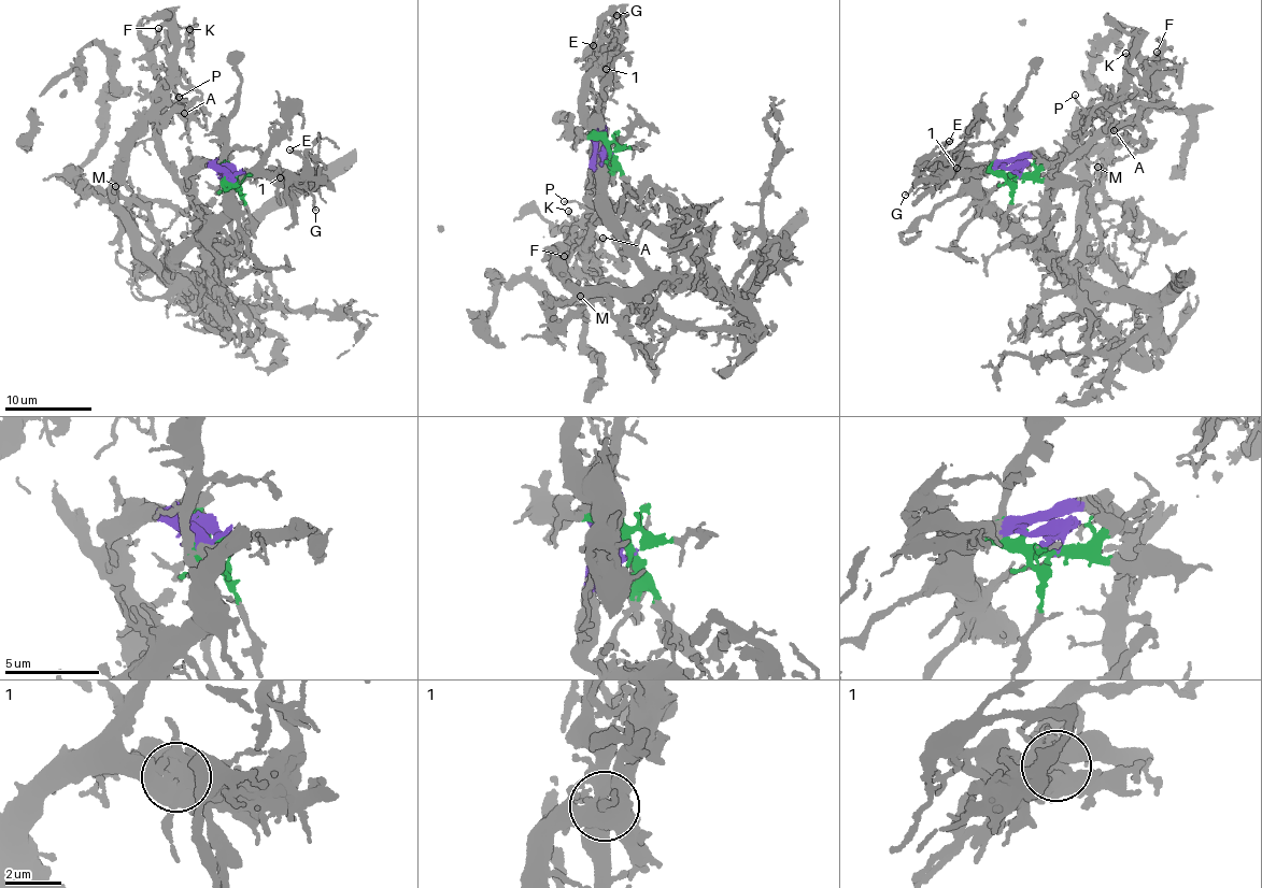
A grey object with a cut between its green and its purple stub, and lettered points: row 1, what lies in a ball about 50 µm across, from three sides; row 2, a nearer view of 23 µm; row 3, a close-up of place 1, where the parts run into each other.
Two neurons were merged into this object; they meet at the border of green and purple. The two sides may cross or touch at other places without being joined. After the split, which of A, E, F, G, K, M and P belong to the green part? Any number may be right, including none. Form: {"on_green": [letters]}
{"on_green": ["K", "M", "P"]}

